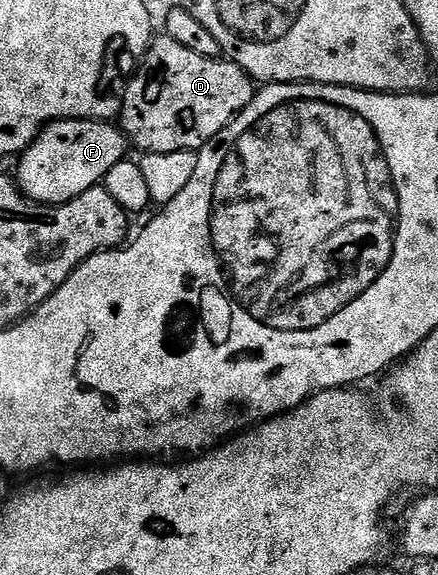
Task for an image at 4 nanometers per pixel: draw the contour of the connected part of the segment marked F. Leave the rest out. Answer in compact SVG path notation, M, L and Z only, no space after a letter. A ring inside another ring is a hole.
M51 121L17 158L18 188L22 190L22 194L37 201L39 205L63 205L73 197L84 195L84 191L88 191L93 185L103 184L108 171L112 171L116 163L127 160L126 149L128 150L126 135L117 124L108 121Z

